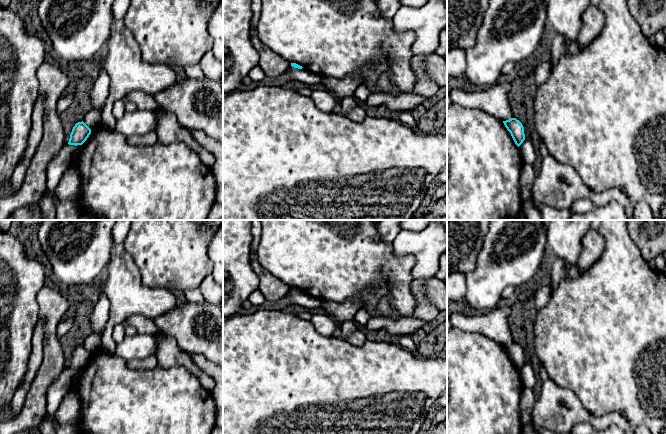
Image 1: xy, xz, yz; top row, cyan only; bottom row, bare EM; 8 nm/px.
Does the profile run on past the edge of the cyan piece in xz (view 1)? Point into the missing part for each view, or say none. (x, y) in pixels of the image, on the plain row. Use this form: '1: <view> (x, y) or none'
1: none

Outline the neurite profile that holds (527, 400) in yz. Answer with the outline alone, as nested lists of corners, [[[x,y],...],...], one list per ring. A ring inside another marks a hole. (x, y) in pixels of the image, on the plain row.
[[[523,388],[519,404],[520,421],[522,425],[532,424],[532,409],[536,402],[533,389]]]

